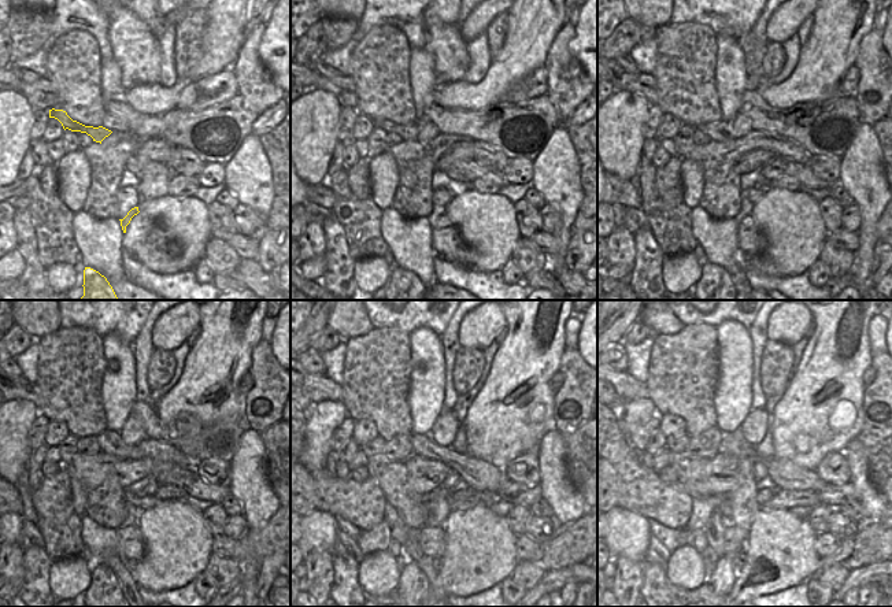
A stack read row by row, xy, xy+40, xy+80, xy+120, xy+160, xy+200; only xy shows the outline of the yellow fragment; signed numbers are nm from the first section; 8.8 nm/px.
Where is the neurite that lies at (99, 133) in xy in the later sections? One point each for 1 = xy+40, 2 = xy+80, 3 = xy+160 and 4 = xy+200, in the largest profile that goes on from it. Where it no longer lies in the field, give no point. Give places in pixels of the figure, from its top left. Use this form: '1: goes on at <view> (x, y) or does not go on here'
1: goes on at xy+40 (410, 132)
2: goes on at xy+80 (720, 132)
3: goes on at xy+160 (422, 444)
4: goes on at xy+200 (743, 500)

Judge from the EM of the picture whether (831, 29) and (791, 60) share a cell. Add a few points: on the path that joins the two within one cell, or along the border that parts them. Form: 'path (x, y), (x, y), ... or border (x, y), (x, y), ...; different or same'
border (802, 45), (794, 71), (781, 81); different

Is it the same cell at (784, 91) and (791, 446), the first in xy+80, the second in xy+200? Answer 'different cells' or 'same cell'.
same cell

